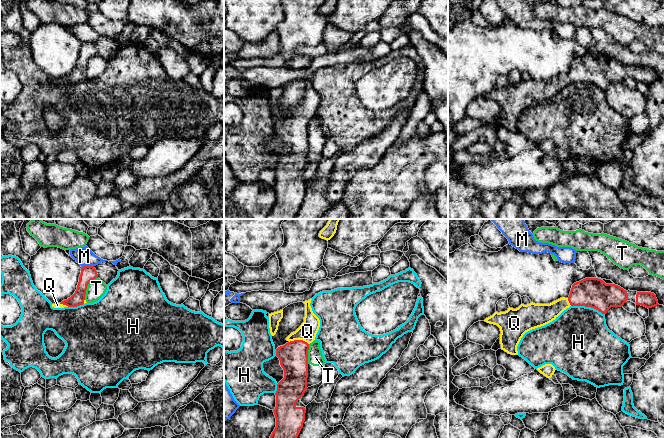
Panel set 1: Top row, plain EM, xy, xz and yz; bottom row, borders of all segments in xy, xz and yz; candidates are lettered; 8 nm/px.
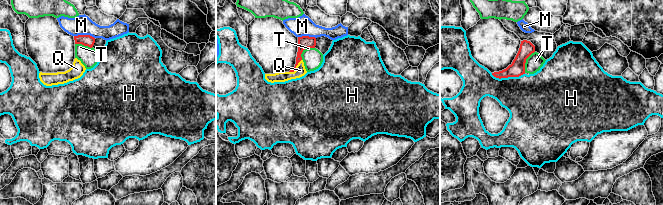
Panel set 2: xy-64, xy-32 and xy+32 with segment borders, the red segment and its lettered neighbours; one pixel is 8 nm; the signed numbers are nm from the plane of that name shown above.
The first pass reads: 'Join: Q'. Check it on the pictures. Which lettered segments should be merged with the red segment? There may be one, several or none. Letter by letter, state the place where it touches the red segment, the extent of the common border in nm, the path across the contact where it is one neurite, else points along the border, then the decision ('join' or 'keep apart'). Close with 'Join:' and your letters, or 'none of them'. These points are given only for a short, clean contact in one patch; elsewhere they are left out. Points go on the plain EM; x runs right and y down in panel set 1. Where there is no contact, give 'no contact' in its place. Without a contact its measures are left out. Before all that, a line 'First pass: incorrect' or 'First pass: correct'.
First pass: correct
H: contact yz (587, 82); length 280 nm; keep apart
M: contact xy (87, 42); length 100 nm; keep apart
Q: contact xz (299, 116); length 160 nm; way xz (293, 132), (299, 116), (307, 107); join
T: contact xy (86, 63); length 220 nm; keep apart
Join: Q

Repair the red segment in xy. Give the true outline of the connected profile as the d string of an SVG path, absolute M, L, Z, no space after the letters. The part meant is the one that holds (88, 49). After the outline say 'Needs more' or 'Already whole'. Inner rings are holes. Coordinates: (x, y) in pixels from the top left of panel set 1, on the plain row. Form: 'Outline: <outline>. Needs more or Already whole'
Outline: M93 42L82 43L79 58L75 69L70 74L62 77L61 79L52 80L52 83L54 84L77 83L87 79L85 76L87 62L90 57L96 54L98 54L98 50Z. Needs more

